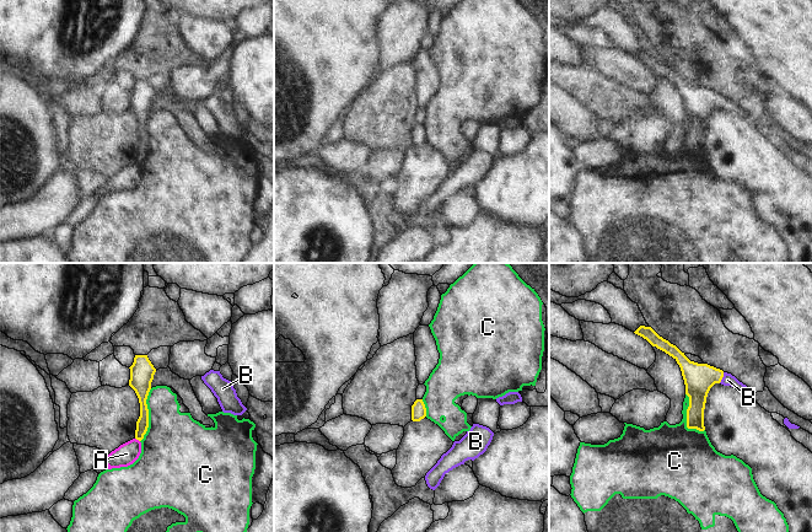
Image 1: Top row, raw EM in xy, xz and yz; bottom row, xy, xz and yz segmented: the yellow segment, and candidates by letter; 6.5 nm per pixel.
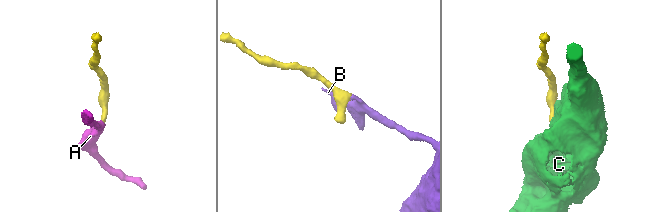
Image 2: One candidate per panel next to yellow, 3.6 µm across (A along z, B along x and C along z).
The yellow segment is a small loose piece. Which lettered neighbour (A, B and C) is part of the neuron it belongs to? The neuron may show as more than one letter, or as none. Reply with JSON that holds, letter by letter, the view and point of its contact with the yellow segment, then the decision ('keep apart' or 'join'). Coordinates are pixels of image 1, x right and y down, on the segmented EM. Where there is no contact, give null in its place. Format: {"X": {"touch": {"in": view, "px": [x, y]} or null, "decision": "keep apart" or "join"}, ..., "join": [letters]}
{"A": {"touch": {"in": "xy", "px": [138, 439]}, "decision": "keep apart"}, "B": {"touch": {"in": "yz", "px": [722, 376]}, "decision": "join"}, "C": {"touch": {"in": "xy", "px": [148, 415]}, "decision": "keep apart"}, "join": ["B"]}

